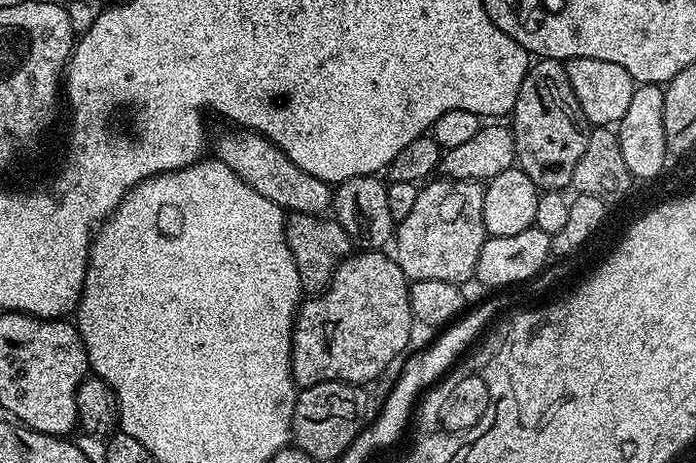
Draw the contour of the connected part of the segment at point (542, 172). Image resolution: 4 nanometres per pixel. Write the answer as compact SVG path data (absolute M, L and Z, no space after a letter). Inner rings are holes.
M540 58L529 67L510 113L510 127L516 146L516 164L536 187L545 192L567 189L574 166L578 166L578 158L586 150L590 125L586 114L582 114L582 106L578 106L578 98L574 98L574 86L570 86L561 61Z

